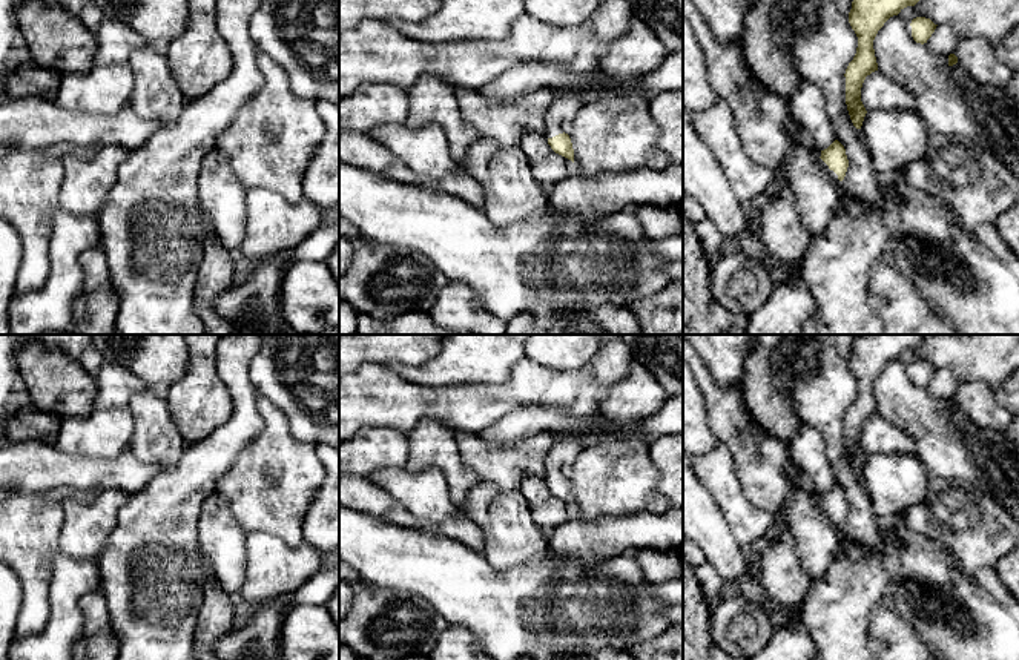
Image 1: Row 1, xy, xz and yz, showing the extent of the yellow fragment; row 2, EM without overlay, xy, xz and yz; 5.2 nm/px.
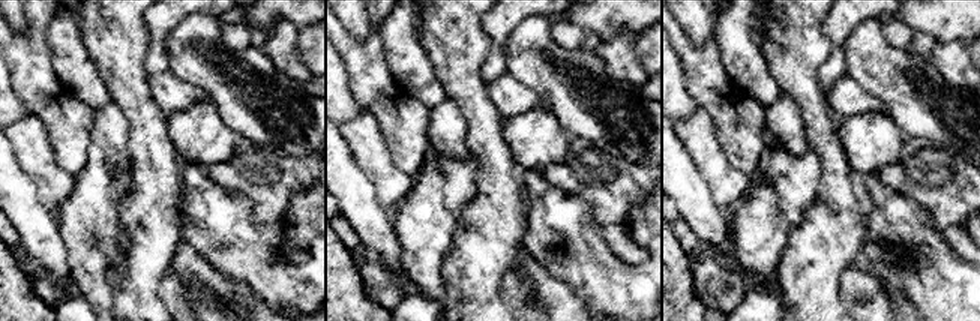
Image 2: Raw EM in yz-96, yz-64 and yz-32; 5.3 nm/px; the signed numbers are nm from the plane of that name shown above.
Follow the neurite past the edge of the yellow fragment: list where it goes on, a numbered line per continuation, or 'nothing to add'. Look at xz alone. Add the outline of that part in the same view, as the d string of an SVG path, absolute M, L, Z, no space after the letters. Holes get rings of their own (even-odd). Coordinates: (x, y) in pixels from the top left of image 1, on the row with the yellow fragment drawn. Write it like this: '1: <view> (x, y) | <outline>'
1: xz (565, 106) | M575 92L556 94L549 109L545 112L545 130L546 138L552 138L563 134L566 123L572 121L580 109L586 104L589 95Z

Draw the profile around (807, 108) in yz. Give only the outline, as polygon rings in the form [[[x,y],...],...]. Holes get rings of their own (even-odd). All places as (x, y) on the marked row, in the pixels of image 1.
[[[801,80],[798,91],[787,101],[790,124],[806,129],[819,150],[835,140],[835,129],[827,112],[827,100],[821,89]]]

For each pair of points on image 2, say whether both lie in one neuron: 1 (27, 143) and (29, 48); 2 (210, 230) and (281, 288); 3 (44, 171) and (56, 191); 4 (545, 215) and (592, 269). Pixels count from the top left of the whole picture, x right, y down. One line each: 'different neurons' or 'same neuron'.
1: different neurons
2: same neuron
3: same neuron
4: same neuron

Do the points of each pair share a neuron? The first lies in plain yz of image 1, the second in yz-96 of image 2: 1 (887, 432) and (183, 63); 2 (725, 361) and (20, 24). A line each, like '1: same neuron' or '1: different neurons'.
1: different neurons
2: same neuron

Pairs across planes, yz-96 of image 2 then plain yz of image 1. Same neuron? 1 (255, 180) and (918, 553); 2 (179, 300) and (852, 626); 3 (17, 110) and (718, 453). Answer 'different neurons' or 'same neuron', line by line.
1: different neurons
2: different neurons
3: different neurons

